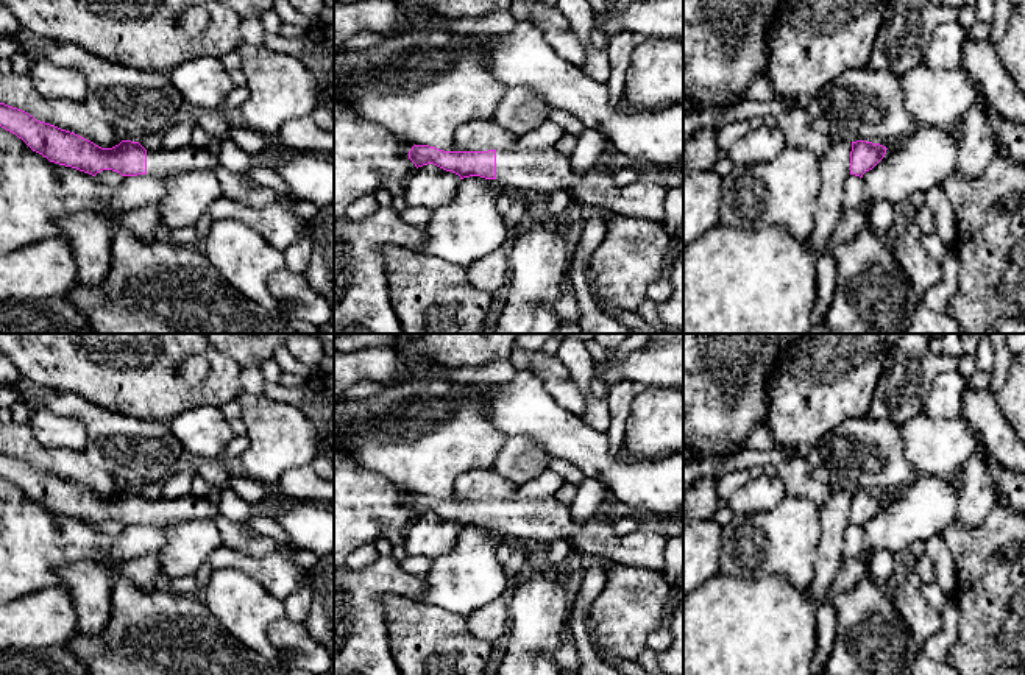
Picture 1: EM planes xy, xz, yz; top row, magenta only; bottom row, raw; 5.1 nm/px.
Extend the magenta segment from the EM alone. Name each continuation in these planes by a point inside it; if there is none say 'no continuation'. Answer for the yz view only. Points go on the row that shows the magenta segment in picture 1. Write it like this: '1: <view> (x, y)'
no continuation

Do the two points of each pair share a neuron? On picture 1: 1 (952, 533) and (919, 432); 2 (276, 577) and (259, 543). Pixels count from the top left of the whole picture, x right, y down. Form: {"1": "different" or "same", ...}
{"1": "different", "2": "different"}

